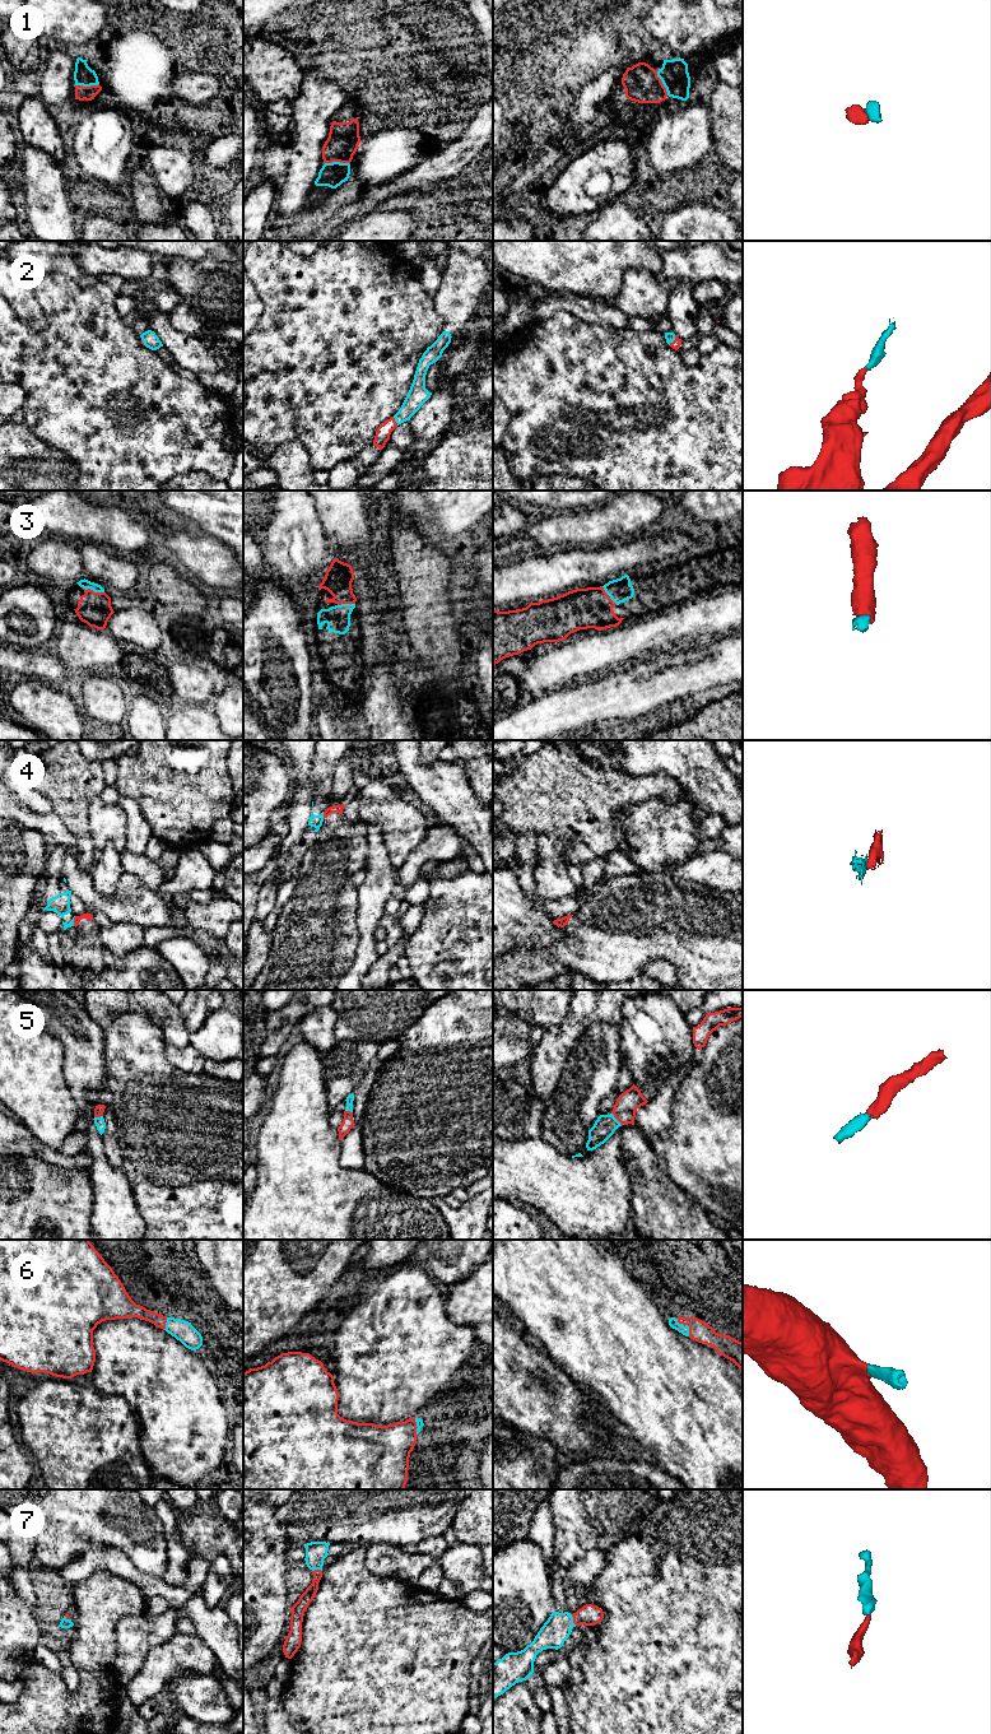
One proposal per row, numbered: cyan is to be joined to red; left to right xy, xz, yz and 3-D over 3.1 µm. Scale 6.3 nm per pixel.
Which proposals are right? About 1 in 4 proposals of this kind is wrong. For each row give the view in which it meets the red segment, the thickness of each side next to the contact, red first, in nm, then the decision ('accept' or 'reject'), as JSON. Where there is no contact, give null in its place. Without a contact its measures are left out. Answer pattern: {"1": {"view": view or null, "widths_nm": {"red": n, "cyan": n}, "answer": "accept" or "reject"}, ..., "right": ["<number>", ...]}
{"1": {"view": "xz", "widths_nm": {"red": 200, "cyan": 160}, "answer": "accept"}, "2": {"view": "yz", "widths_nm": {"red": 60, "cyan": 60}, "answer": "accept"}, "3": {"view": "xy", "widths_nm": {"red": 200, "cyan": 60}, "answer": "accept"}, "4": {"view": "xz", "widths_nm": {"red": 50, "cyan": 80}, "answer": "reject"}, "5": {"view": "yz", "widths_nm": {"red": 140, "cyan": 140}, "answer": "accept"}, "6": {"view": "yz", "widths_nm": {"red": 130, "cyan": 60}, "answer": "accept"}, "7": {"view": "yz", "widths_nm": {"red": 140, "cyan": 170}, "answer": "accept"}, "right": ["1", "2", "3", "5", "6", "7"]}

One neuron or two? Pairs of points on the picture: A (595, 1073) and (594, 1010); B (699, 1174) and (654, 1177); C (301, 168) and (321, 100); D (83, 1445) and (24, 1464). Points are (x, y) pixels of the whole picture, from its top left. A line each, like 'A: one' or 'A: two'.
A: two
B: two
C: one
D: two

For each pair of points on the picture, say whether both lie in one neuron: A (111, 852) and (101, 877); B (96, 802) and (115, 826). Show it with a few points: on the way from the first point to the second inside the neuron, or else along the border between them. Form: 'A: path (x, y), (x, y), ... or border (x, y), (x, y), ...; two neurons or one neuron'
A: path (110, 859), (107, 870); one neuron
B: path (97, 808), (108, 819); one neuron

